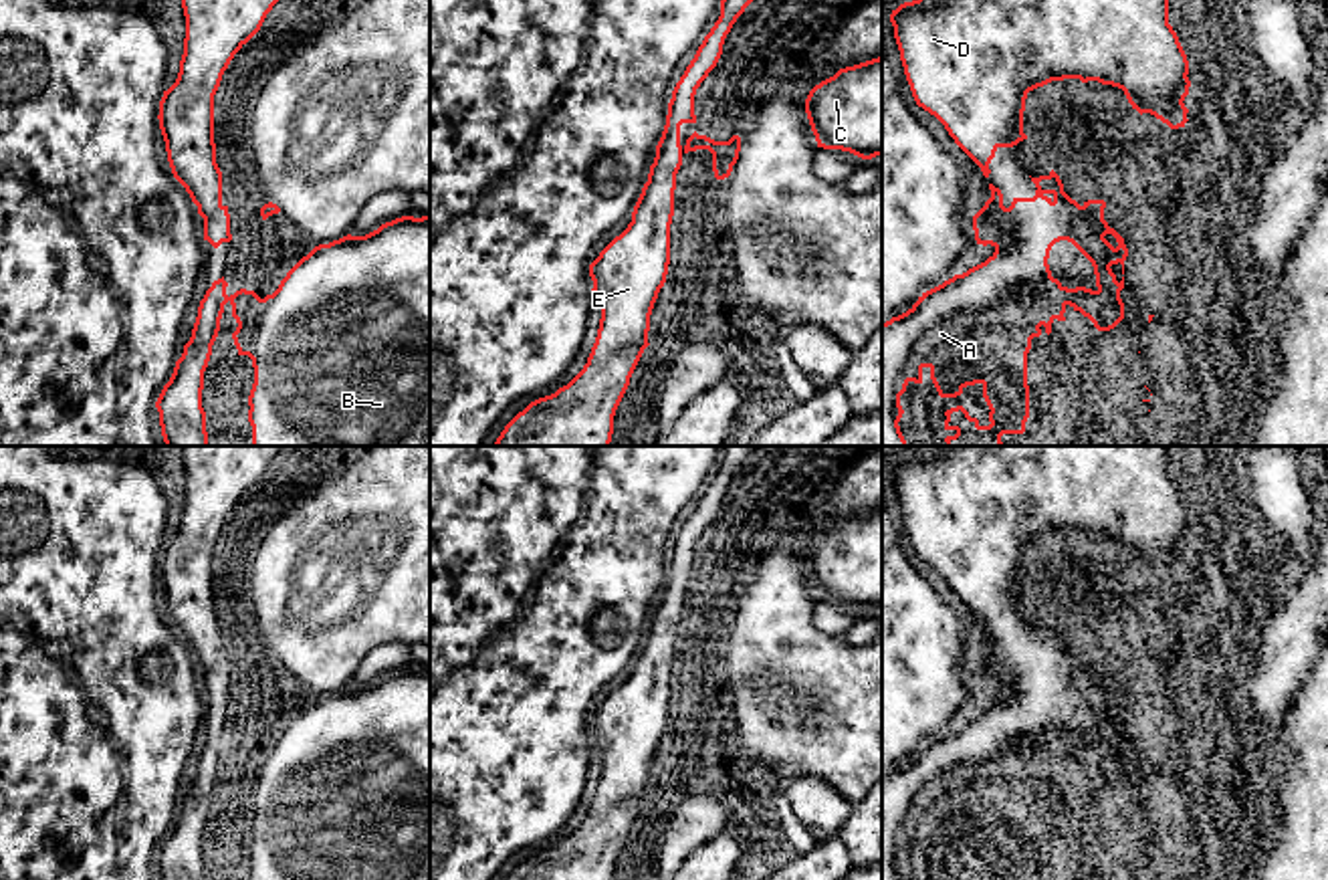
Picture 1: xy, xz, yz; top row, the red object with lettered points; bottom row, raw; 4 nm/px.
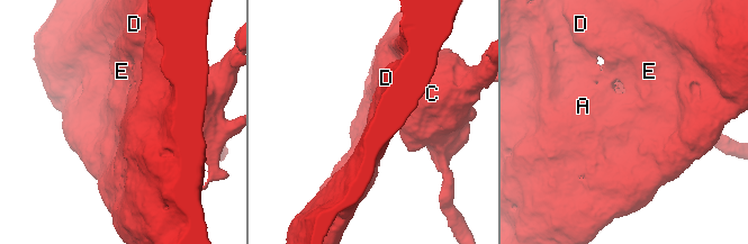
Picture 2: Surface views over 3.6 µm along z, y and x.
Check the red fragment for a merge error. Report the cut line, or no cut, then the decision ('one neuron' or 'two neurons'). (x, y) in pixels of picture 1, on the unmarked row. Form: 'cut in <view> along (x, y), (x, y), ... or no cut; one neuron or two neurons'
cut in yz along (941, 755), (943, 767), (915, 800), (909, 832); two neurons

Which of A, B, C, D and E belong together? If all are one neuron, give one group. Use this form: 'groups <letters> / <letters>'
groups A B C / D E

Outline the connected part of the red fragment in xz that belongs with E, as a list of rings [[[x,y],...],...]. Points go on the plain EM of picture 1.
[[[654,614],[634,658],[632,674],[589,717],[591,745],[601,755],[601,771],[587,815],[567,838],[531,854],[505,880],[614,880],[614,868],[630,830],[650,797],[650,767],[666,735],[674,642],[676,624],[672,618]]]

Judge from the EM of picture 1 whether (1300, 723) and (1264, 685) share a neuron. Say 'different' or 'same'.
different

